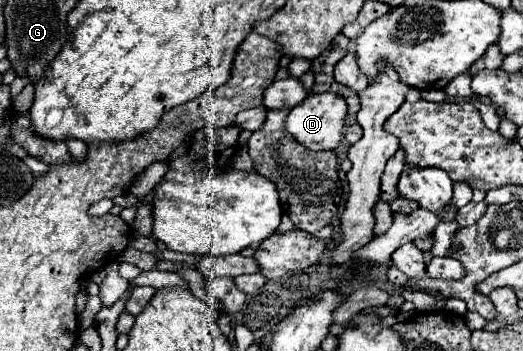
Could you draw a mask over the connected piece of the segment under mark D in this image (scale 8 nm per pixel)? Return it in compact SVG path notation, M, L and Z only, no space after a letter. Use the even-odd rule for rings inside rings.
M324 92L324 94L310 94L306 100L302 100L298 106L290 110L286 116L286 130L306 148L312 150L334 150L344 136L344 122L346 122L348 106L346 100L338 94Z

